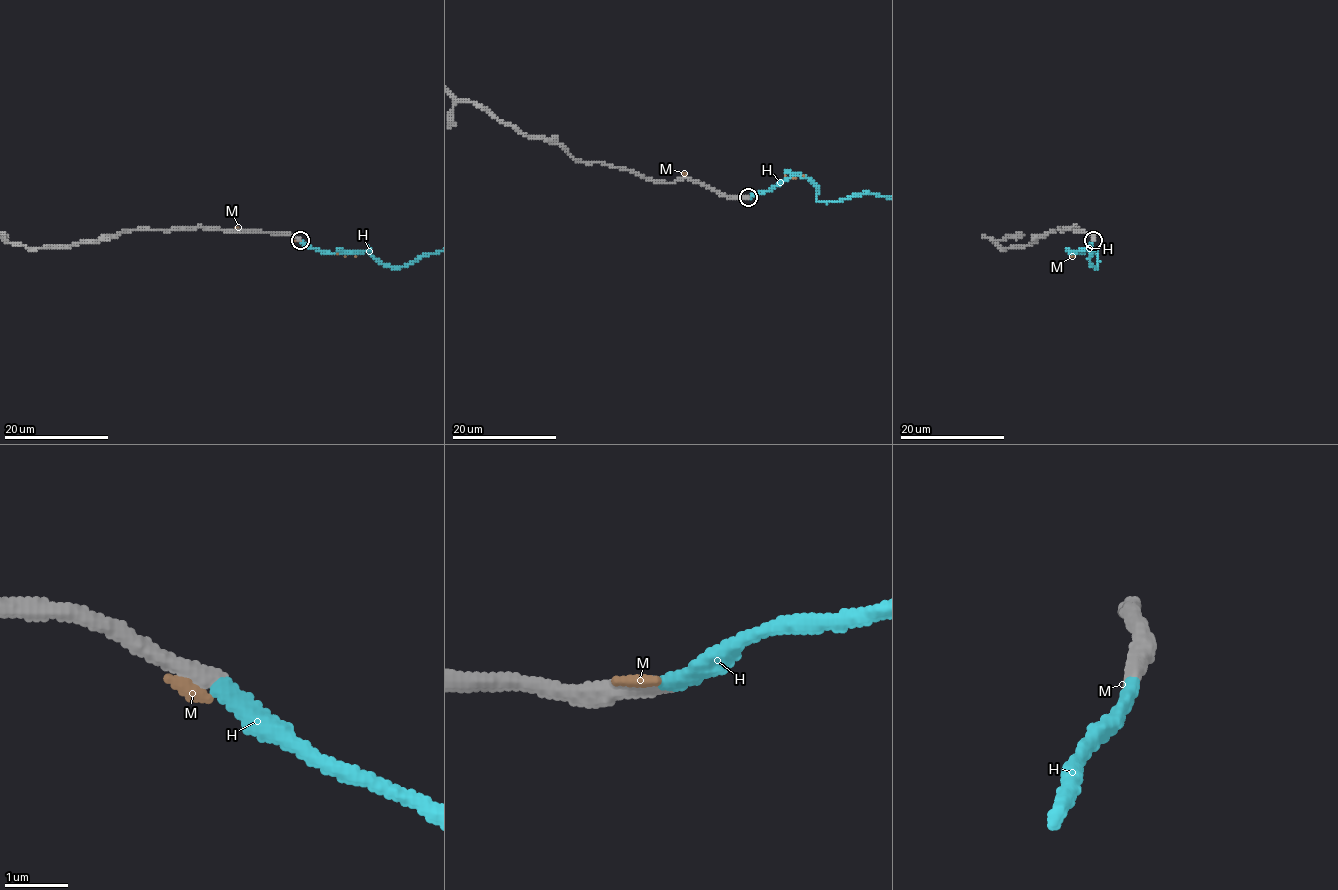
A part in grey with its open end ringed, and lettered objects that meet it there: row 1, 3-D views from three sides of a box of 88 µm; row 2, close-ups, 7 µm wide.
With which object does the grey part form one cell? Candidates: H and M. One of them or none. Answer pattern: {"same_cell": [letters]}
{"same_cell": ["H"]}

